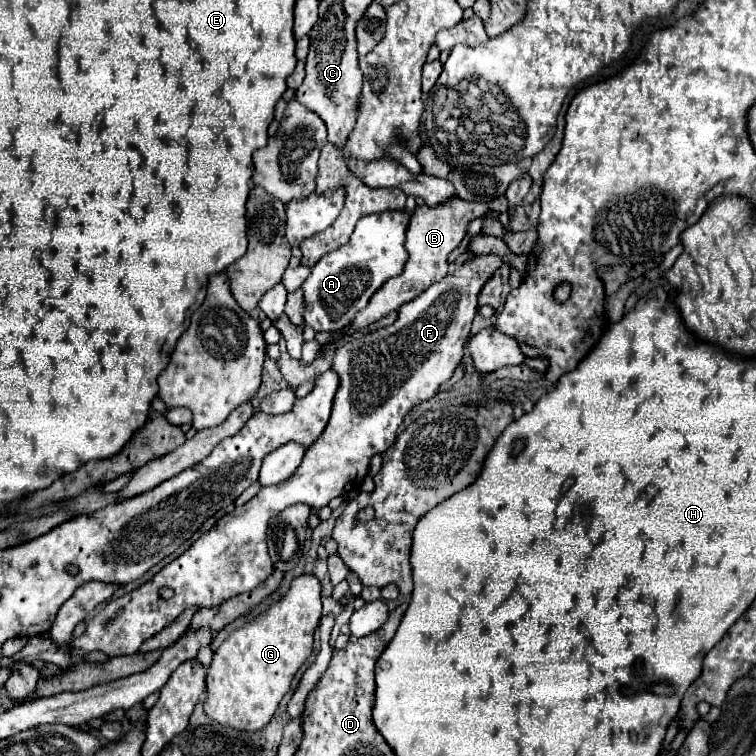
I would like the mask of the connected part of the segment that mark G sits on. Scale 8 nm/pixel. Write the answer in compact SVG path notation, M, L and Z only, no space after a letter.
M315 574L295 576L287 594L263 614L227 636L207 668L205 712L215 722L241 730L259 730L277 710L301 664L313 650L313 632L321 620L321 584Z

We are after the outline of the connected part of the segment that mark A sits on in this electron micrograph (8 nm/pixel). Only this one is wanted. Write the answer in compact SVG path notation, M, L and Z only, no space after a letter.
M405 210L379 212L365 216L357 222L351 240L325 254L313 268L309 278L303 282L301 290L305 296L303 322L315 332L341 330L349 326L359 310L369 304L369 298L385 284L385 280L403 272L407 262L405 232L411 214Z

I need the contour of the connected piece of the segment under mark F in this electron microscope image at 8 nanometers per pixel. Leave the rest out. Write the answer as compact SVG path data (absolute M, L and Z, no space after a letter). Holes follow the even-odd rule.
M497 254L473 256L459 270L429 286L419 298L403 304L391 326L339 344L331 364L339 376L331 418L325 432L307 448L299 468L285 482L263 486L247 504L239 506L239 512L223 516L187 552L159 570L141 588L111 600L87 622L85 632L71 642L75 658L91 650L113 650L113 656L135 654L147 638L161 632L187 608L195 604L201 608L217 606L261 584L273 572L265 542L273 512L281 512L297 502L323 508L329 500L359 488L367 476L369 460L375 454L383 454L395 442L403 416L415 404L429 400L453 376L463 358L463 344L471 332L479 292L501 264L503 260ZM163 586L175 592L171 600L159 596Z

